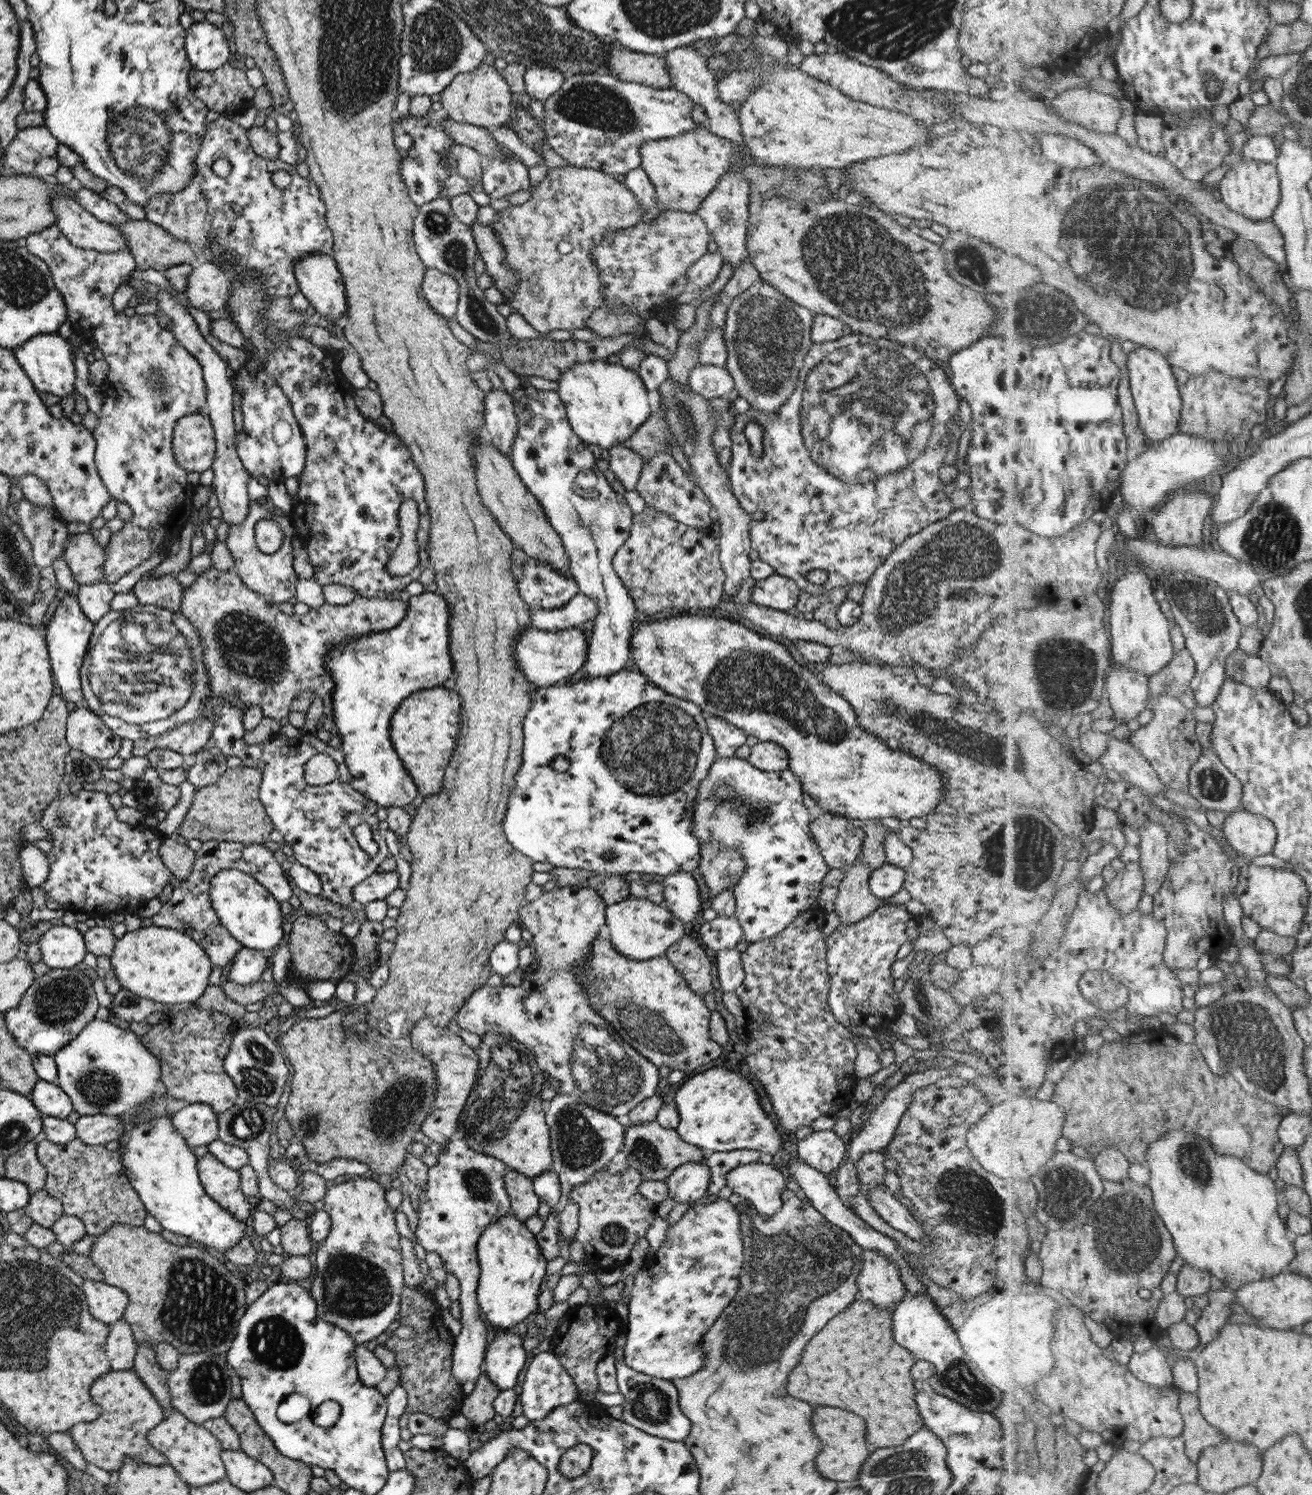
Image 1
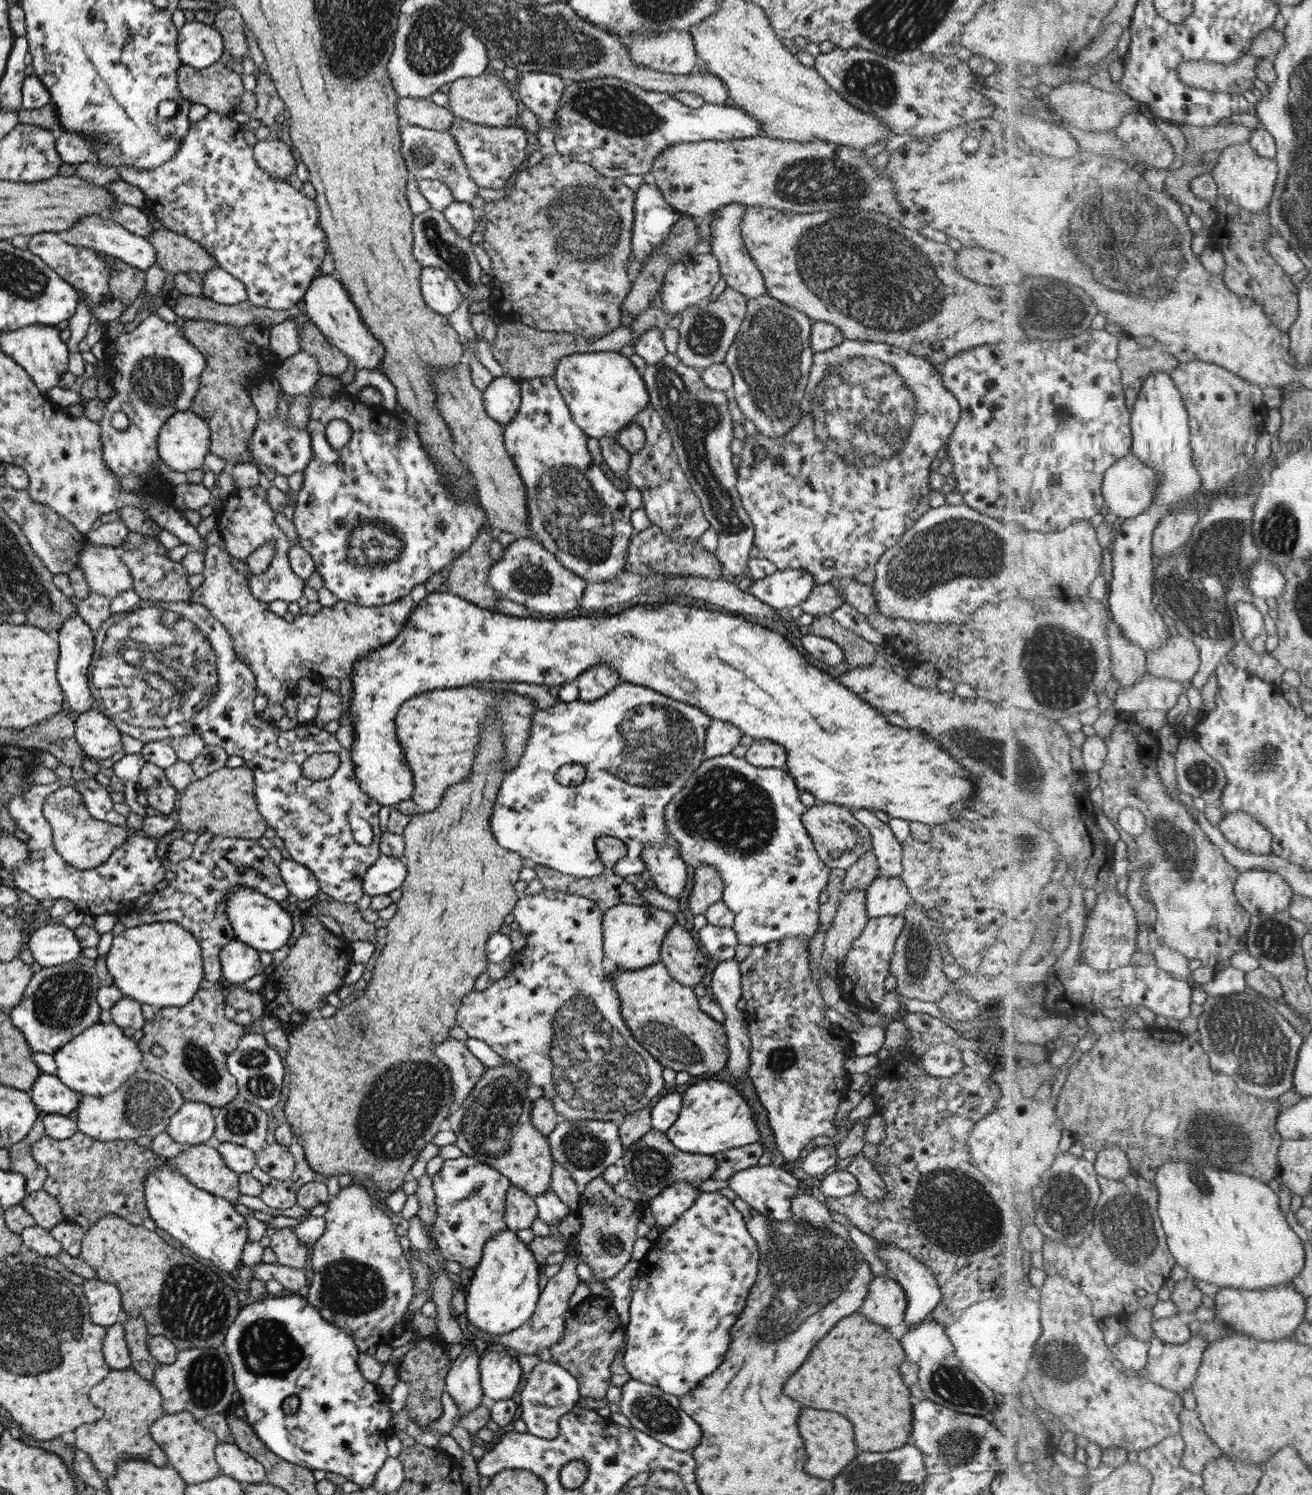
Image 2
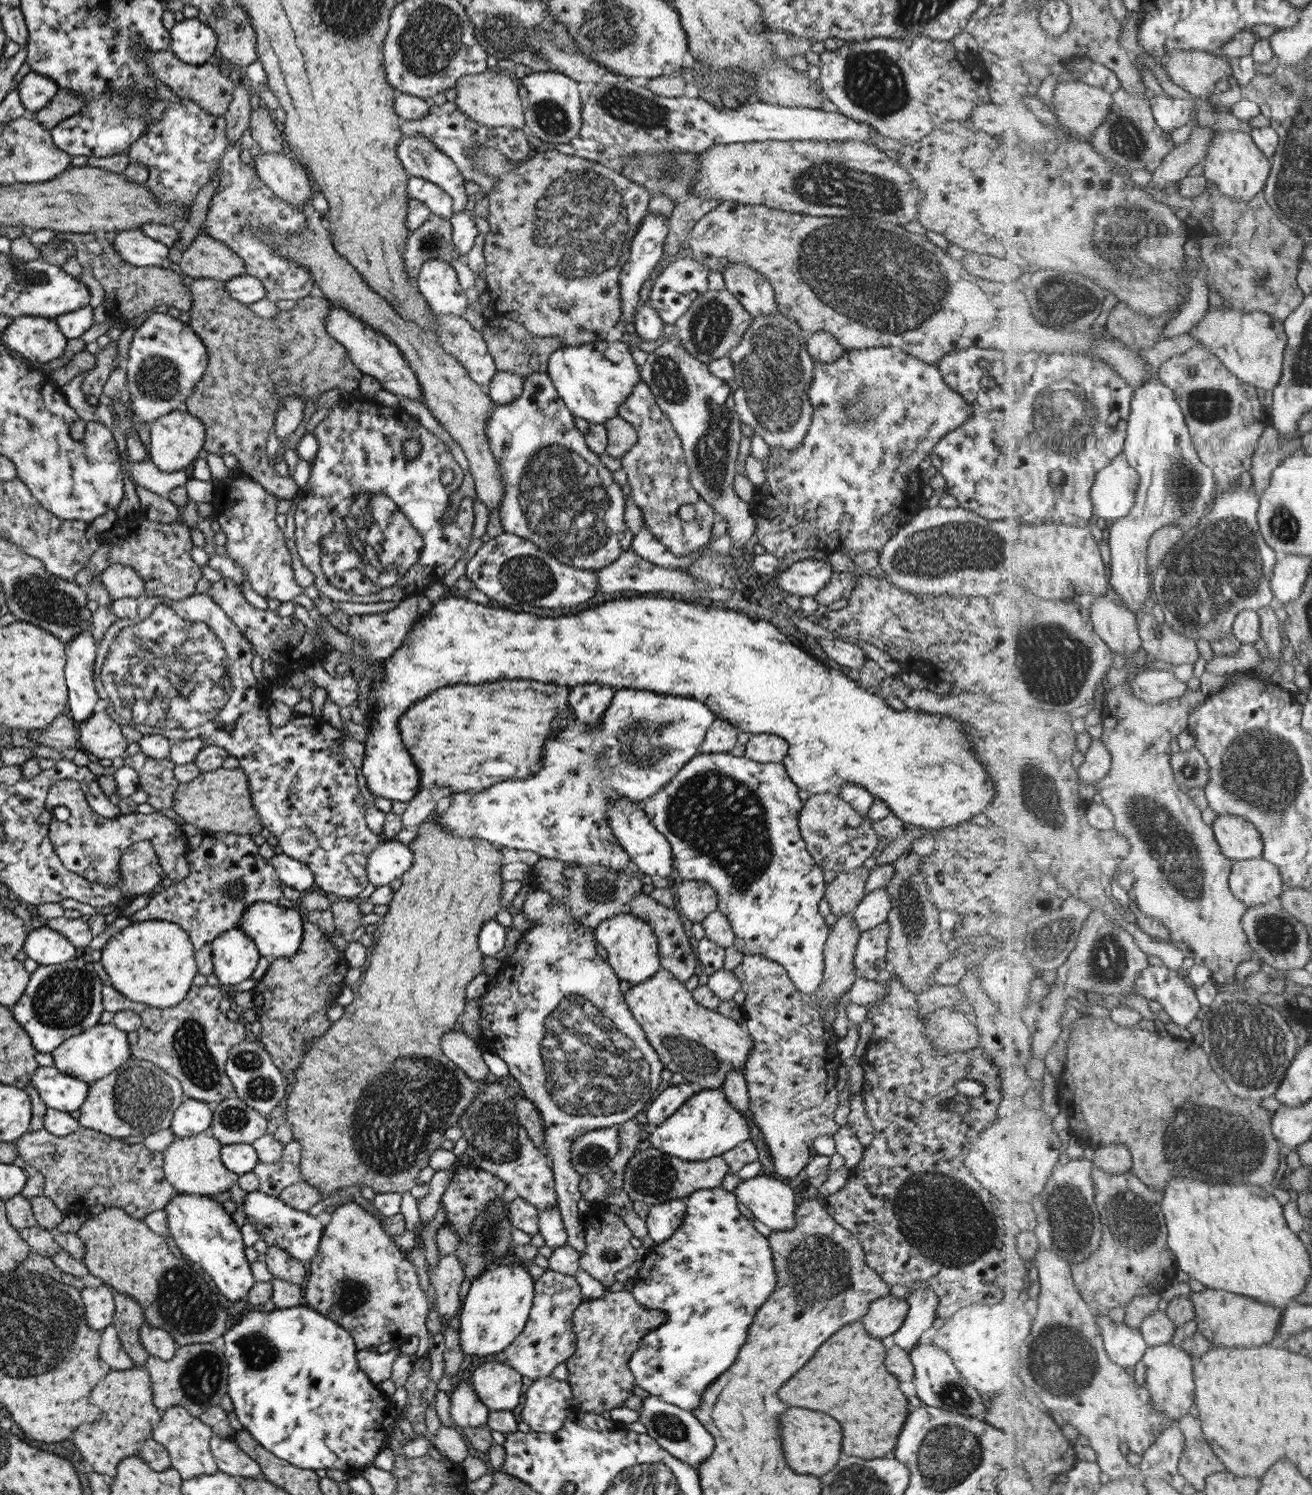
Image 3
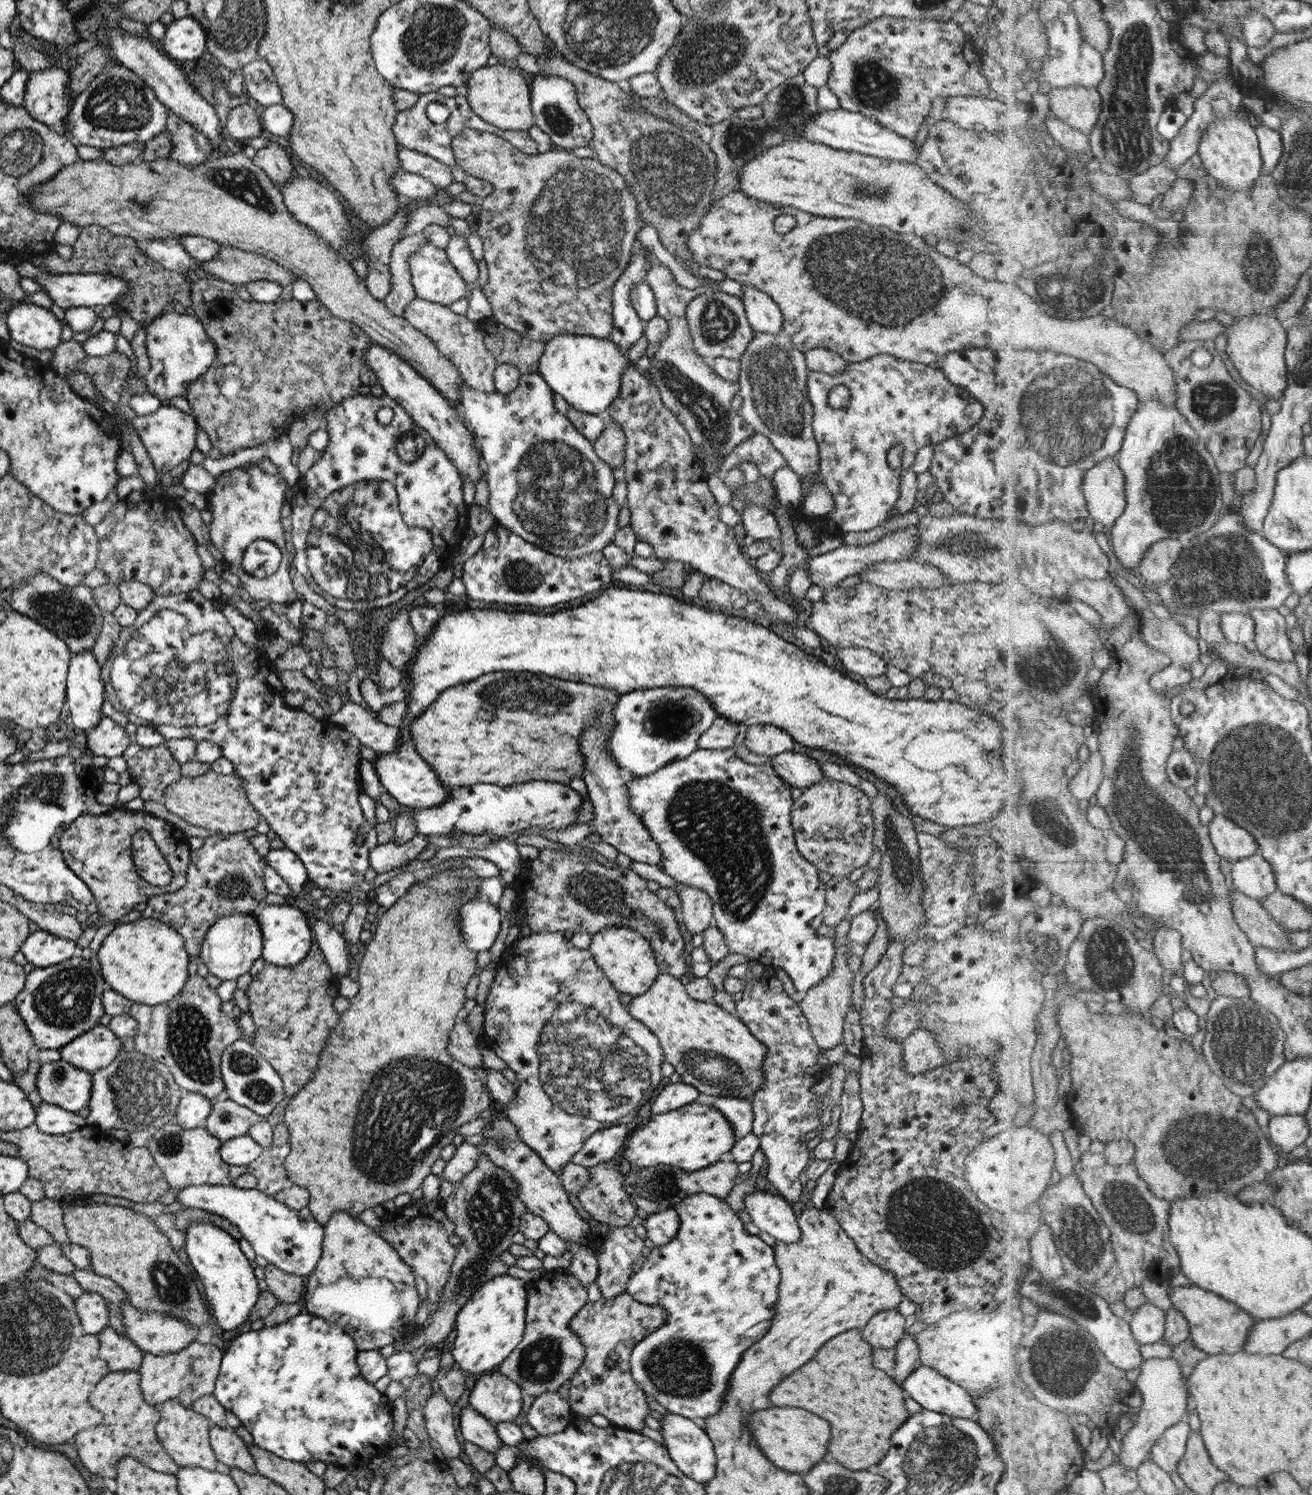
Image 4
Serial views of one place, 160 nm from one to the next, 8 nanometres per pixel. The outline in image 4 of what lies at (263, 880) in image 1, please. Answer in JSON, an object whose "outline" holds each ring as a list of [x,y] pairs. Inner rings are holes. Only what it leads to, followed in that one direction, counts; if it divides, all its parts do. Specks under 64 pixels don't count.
{"outline":[[[209,833],[199,849],[190,851],[189,858],[186,883],[171,893],[148,897],[141,916],[173,927],[184,940],[189,958],[198,961],[206,930],[226,914],[252,912],[267,891],[263,887],[263,858],[255,852],[243,833],[228,834],[224,838],[220,833]]]}

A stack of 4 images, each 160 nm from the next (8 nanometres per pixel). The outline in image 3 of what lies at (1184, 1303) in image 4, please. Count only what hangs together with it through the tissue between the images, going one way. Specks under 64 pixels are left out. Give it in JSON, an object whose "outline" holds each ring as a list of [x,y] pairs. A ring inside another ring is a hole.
{"outline":[[[1205,1288],[1192,1294],[1196,1308],[1198,1332],[1209,1339],[1213,1348],[1221,1347],[1256,1347],[1276,1340],[1284,1317],[1283,1307],[1273,1306],[1242,1294],[1226,1290]]]}

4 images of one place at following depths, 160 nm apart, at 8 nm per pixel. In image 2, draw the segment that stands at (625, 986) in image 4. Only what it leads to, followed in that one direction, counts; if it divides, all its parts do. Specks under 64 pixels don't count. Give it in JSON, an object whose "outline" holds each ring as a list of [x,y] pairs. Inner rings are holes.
{"outline":[[[618,904],[602,914],[602,951],[623,970],[641,970],[659,962],[659,949],[664,936],[679,920],[678,913],[670,913],[651,906]]]}

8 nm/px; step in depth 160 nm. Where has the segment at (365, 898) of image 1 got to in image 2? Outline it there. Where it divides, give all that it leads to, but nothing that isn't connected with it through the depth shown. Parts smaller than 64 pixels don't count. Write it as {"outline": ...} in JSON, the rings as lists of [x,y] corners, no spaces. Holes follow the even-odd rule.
{"outline":[[[379,855],[377,860],[369,865],[362,878],[362,893],[367,896],[389,894],[399,888],[406,875],[402,858]]]}

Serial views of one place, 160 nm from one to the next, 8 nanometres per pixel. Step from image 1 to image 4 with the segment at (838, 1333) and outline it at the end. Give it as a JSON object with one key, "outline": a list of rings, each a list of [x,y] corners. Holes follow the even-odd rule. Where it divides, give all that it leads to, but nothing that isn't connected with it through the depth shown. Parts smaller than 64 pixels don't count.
{"outline":[[[846,1330],[827,1340],[813,1360],[783,1378],[769,1394],[775,1406],[805,1408],[827,1420],[831,1426],[827,1452],[833,1460],[853,1471],[869,1470],[877,1465],[889,1448],[893,1430],[908,1417],[901,1388],[887,1374],[871,1366],[871,1348],[863,1342],[860,1331]]]}

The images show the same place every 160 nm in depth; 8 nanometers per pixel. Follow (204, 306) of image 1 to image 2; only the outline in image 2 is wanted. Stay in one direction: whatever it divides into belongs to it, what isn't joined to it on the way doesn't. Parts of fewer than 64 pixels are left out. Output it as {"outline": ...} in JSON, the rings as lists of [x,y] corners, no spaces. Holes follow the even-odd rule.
{"outline":[[[213,267],[202,275],[202,296],[219,304],[232,305],[247,298],[245,287],[222,268]]]}

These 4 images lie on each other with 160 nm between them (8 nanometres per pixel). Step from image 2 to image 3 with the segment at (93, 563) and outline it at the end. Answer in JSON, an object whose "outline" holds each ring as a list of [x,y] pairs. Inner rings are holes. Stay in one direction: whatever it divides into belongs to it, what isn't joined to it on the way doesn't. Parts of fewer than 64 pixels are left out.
{"outline":[[[108,565],[100,574],[100,582],[111,601],[123,597],[135,599],[144,592],[143,581],[129,566]]]}

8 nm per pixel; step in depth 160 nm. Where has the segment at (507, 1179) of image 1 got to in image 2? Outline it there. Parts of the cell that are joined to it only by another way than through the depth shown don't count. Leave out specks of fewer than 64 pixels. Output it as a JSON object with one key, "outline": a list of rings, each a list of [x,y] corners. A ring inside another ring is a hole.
{"outline":[[[510,1184],[506,1190],[504,1207],[503,1216],[506,1228],[514,1232],[529,1228],[531,1222],[537,1217],[534,1198],[514,1184]]]}

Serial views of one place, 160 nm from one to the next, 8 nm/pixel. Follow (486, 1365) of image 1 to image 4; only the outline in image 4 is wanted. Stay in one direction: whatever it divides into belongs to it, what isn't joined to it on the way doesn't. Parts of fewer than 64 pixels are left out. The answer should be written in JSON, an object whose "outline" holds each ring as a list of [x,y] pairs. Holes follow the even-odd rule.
{"outline":[[[499,1371],[481,1374],[468,1396],[468,1405],[482,1414],[492,1425],[513,1422],[521,1410],[519,1386]]]}

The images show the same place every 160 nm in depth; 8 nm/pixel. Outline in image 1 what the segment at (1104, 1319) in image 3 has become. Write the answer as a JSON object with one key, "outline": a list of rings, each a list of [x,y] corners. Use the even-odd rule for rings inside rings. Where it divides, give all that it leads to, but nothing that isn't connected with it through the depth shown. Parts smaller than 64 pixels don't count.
{"outline":[[[1151,1348],[1147,1352],[1133,1352],[1128,1362],[1128,1369],[1147,1384],[1159,1388],[1174,1388],[1173,1363],[1159,1348]]]}

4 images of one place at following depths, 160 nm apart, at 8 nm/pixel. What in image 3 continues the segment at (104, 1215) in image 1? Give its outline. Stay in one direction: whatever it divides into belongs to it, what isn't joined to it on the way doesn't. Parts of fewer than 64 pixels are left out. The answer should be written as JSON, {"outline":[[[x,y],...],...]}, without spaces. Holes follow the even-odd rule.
{"outline":[[[78,1127],[71,1134],[53,1136],[40,1128],[33,1132],[25,1132],[14,1141],[18,1158],[41,1173],[46,1185],[42,1194],[62,1212],[69,1214],[81,1201],[81,1208],[102,1204],[104,1208],[119,1208],[131,1218],[143,1220],[146,1214],[162,1209],[165,1203],[176,1195],[176,1190],[167,1182],[162,1171],[162,1154],[145,1148],[143,1143],[128,1144],[118,1137],[110,1137],[94,1130]]]}

